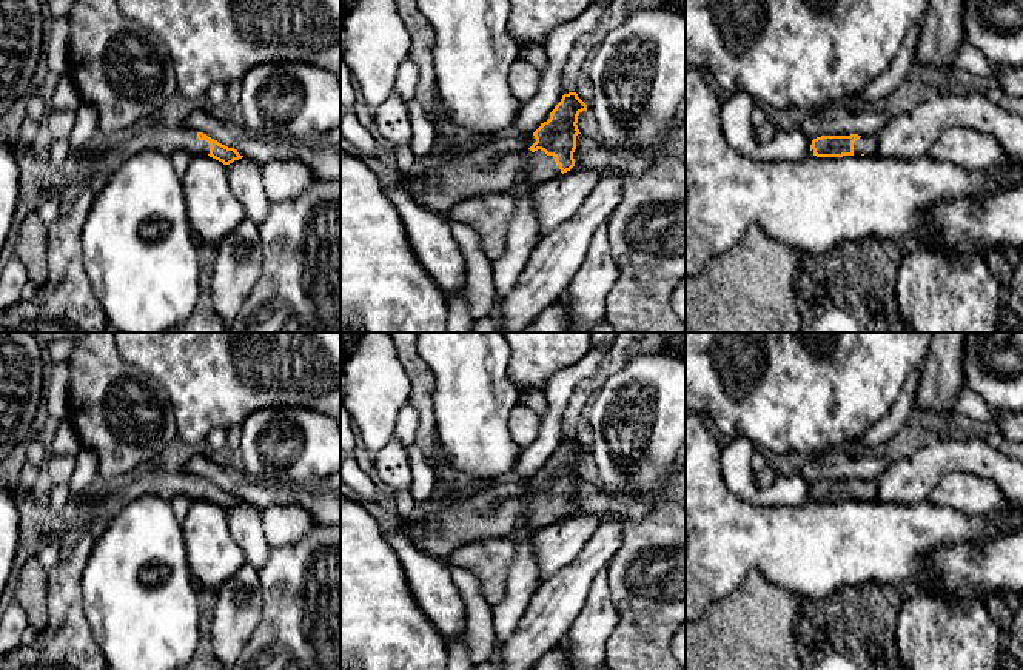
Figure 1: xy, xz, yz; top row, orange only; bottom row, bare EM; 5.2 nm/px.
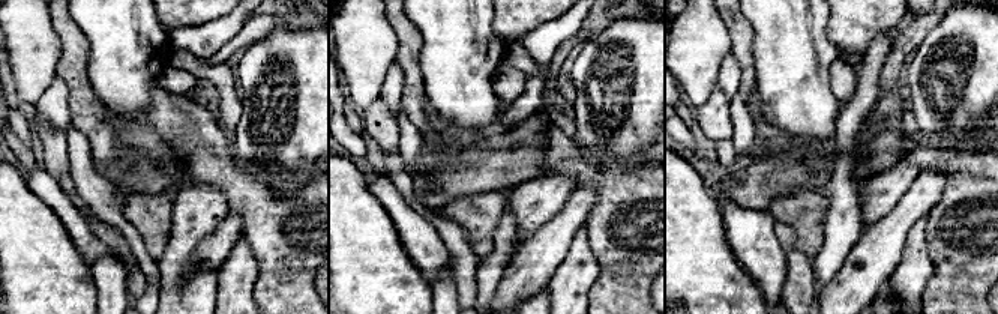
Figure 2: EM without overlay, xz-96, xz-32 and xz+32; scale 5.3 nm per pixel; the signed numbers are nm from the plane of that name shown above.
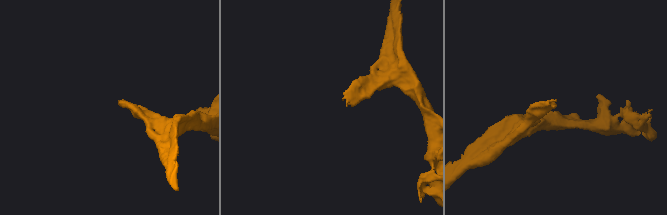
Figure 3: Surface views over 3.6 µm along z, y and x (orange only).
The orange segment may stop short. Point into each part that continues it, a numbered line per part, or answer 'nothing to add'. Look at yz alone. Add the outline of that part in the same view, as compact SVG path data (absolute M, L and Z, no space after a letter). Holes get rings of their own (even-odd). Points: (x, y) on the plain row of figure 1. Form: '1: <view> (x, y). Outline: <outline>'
1: yz (866, 490). Outline: M861 481L854 487L854 501L875 501L878 493L878 481Z

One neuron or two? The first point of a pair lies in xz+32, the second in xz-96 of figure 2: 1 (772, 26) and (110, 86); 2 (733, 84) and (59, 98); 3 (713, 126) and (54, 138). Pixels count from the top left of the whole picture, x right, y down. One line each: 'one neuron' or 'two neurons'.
1: one neuron
2: one neuron
3: one neuron

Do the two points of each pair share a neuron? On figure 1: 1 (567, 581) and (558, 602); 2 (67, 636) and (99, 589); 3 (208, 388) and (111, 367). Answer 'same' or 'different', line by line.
1: same
2: different
3: different

